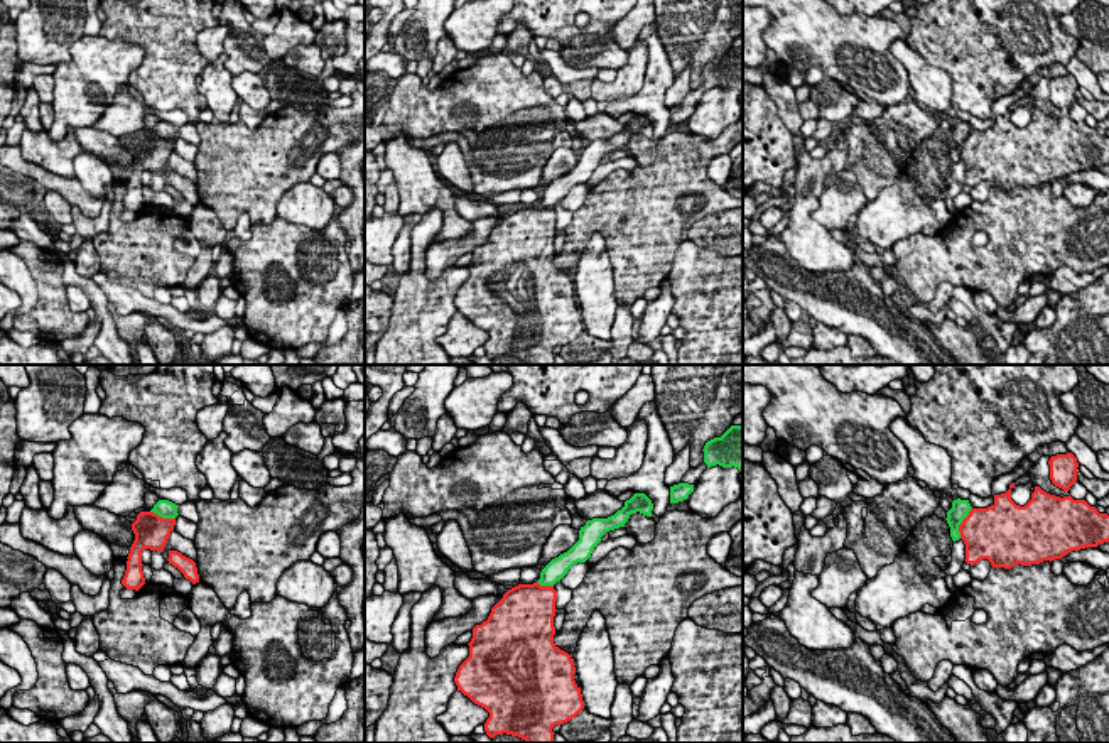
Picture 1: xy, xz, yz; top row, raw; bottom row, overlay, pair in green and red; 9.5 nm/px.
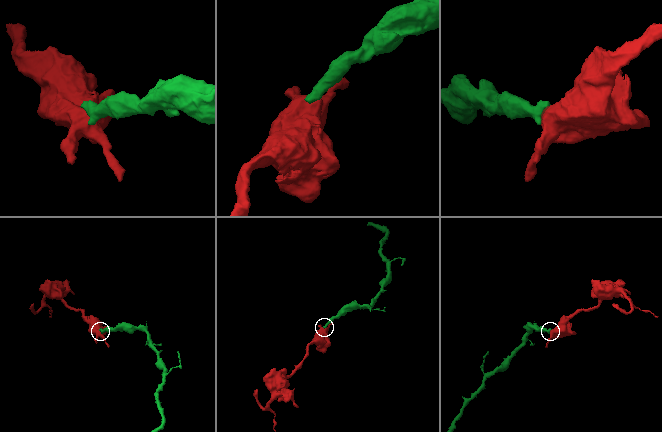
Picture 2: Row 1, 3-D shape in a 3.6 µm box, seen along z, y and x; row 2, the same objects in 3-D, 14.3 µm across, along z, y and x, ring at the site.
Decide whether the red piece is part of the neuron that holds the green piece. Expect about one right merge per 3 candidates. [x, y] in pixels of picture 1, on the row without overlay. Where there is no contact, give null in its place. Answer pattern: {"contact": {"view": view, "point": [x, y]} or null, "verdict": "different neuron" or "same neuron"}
{"contact": {"view": "yz", "point": [961, 144]}, "verdict": "different neuron"}

